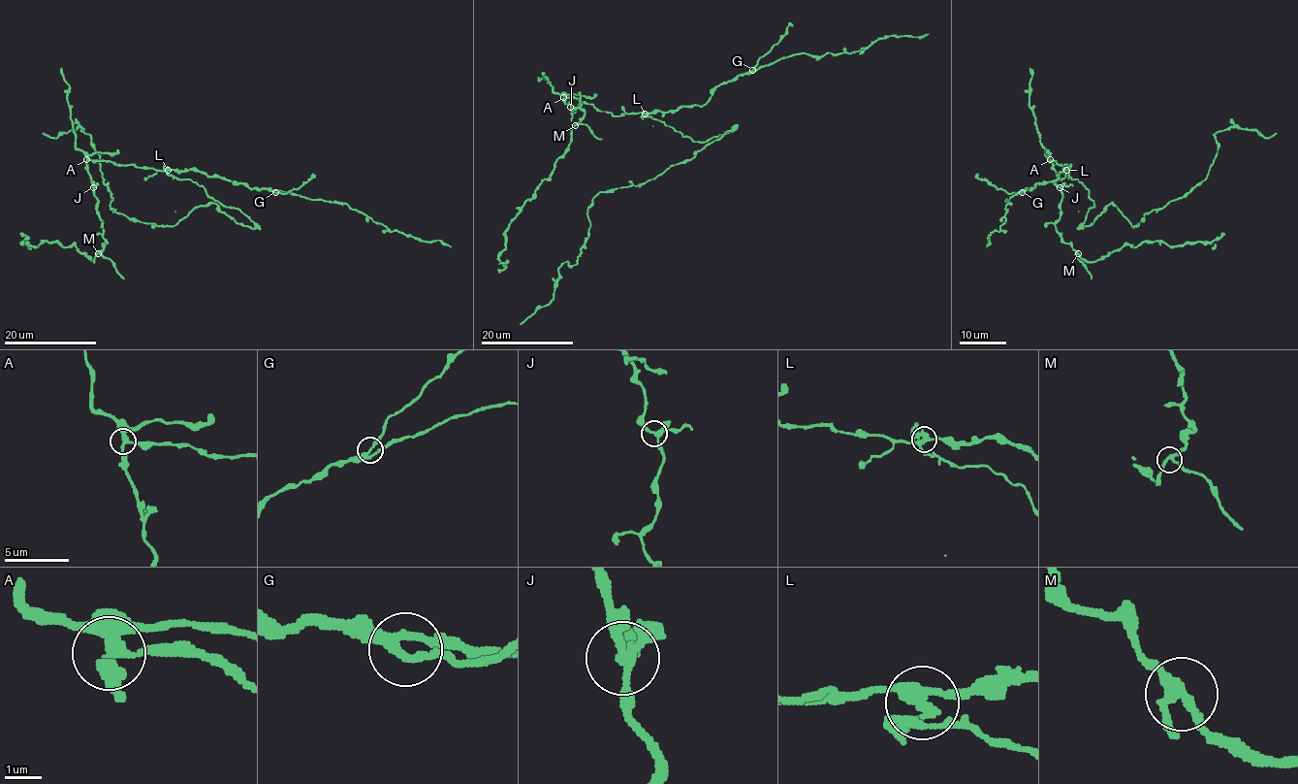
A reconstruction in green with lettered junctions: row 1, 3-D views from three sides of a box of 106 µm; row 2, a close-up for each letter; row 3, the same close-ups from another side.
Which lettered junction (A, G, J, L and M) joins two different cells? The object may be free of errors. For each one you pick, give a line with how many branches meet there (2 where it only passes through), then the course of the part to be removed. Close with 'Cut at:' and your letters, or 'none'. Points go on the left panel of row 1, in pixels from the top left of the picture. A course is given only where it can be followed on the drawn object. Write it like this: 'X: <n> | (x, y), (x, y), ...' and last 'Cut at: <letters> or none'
L: 3 | (168, 170), (254, 227), (213, 204), (173, 225), (129, 219), (110, 206), (88, 134), (42, 133)
Cut at: L

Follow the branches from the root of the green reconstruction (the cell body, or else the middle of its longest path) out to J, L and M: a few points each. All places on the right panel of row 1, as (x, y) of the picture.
J: (1090, 192), (1078, 179), (1069, 177), (1068, 170), (1064, 171), (1068, 168), (1066, 165), (1050, 160), (1060, 187)
L: (1090, 192), (1078, 179), (1072, 179), (1066, 170)
M: (1090, 192), (1069, 177), (1066, 165), (1050, 160), (1062, 195), (1060, 217), (1055, 227), (1078, 253)

